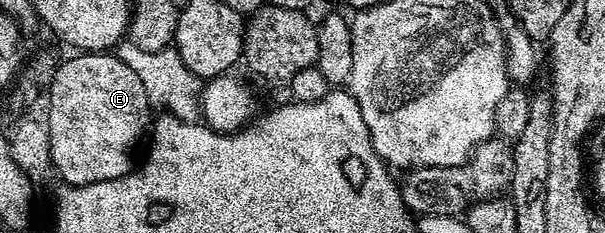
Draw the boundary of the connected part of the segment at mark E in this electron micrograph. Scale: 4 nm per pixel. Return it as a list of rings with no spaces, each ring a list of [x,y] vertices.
[[[78,52],[73,56],[75,58],[67,62],[65,59],[58,67],[54,83],[48,91],[50,115],[44,118],[44,125],[50,131],[50,160],[53,169],[70,188],[116,180],[131,173],[136,166],[134,157],[138,154],[138,145],[145,138],[147,141],[152,126],[152,103],[143,81],[114,52]]]

